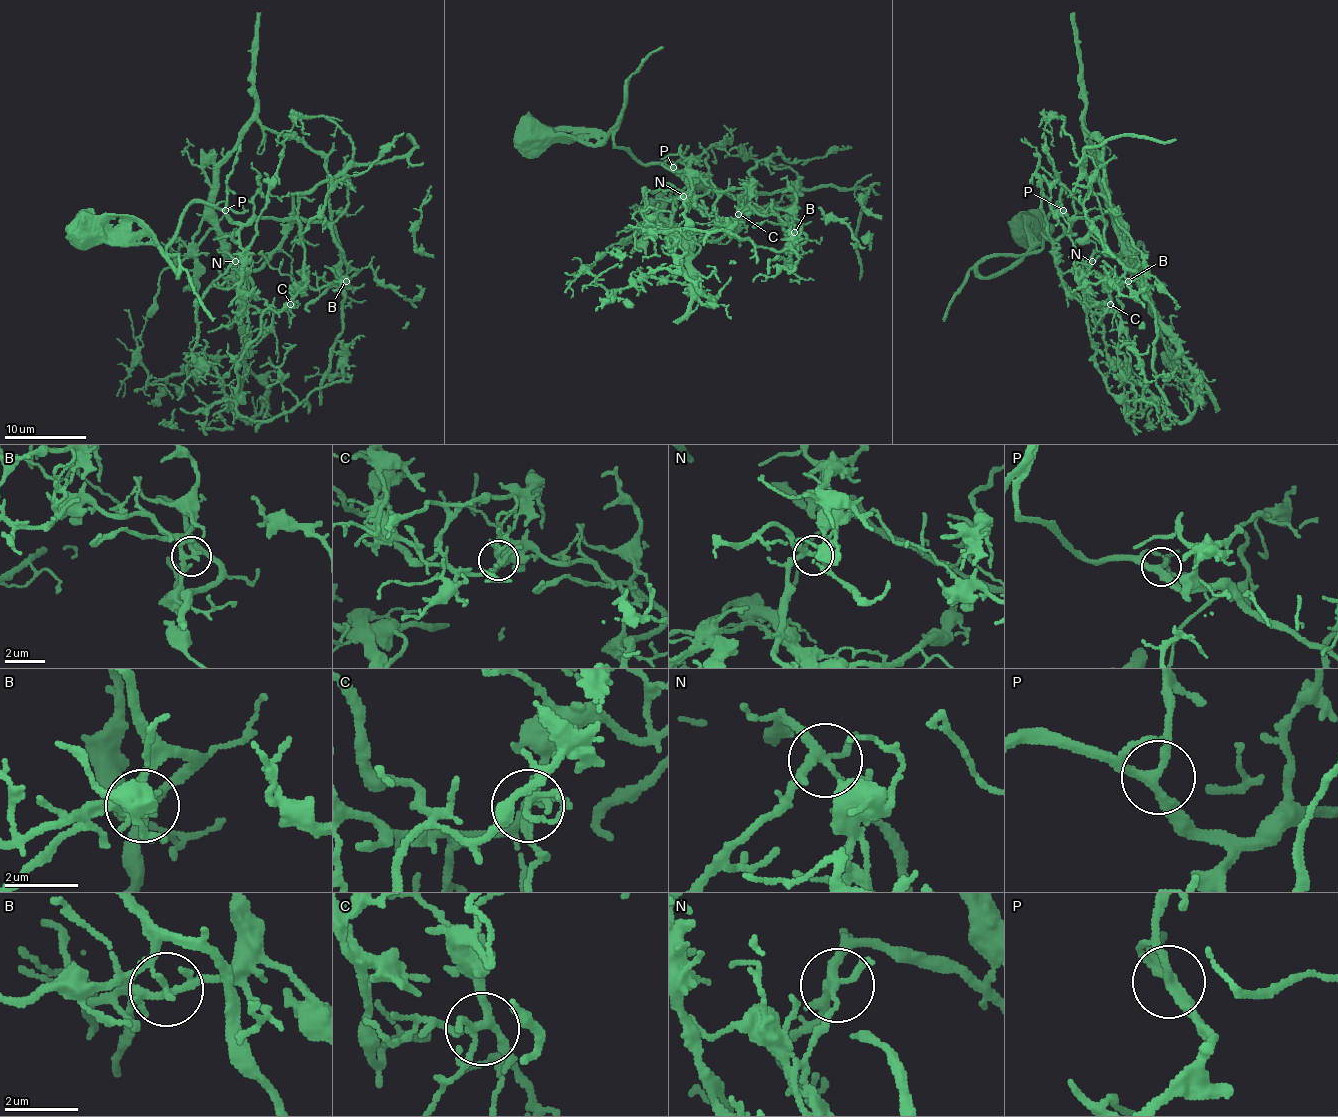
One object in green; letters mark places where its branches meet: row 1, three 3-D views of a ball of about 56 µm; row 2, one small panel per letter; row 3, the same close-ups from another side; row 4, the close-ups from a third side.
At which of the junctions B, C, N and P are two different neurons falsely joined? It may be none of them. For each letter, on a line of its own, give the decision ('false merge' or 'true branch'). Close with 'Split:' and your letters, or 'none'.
B: false merge
C: true branch
N: false merge
P: true branch
Split: B, N

